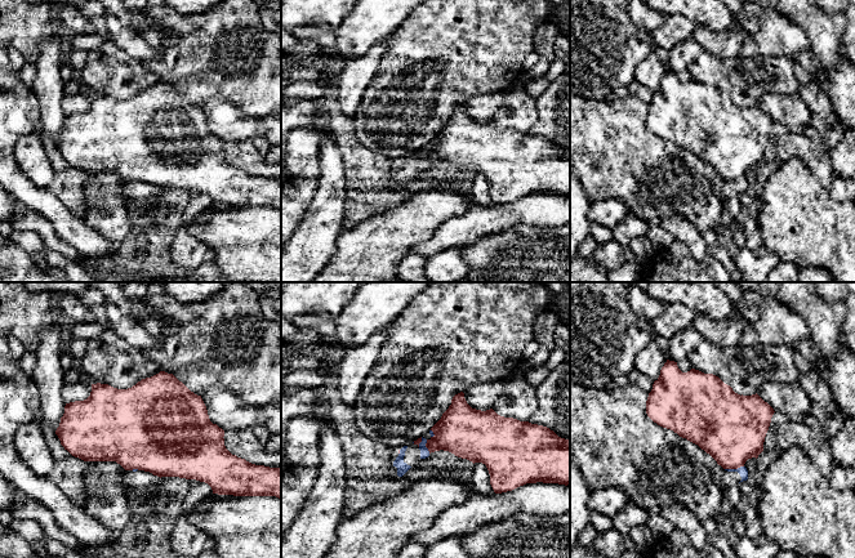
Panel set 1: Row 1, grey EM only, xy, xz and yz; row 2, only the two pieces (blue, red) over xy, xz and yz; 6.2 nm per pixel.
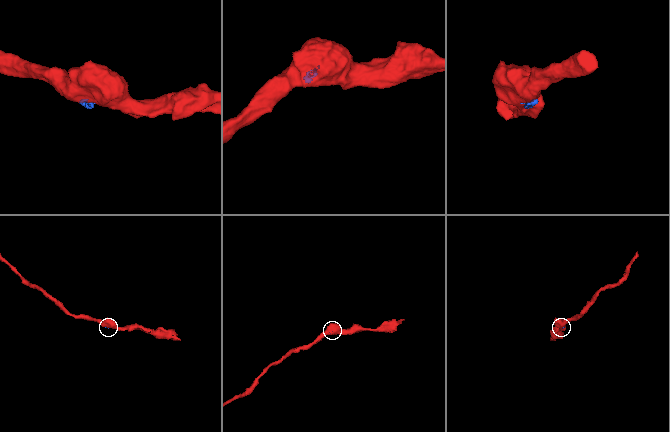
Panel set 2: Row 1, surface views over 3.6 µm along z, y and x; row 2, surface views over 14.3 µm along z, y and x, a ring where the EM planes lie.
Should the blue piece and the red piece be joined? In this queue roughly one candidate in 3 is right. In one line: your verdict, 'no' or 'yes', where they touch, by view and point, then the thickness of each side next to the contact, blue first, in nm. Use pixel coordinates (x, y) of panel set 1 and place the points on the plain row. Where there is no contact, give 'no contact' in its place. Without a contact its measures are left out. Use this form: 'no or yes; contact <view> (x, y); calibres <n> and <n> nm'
no; contact yz (734, 181); calibres 60 and 420 nm

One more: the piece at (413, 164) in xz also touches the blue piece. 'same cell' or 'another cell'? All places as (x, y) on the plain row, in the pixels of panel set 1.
same cell

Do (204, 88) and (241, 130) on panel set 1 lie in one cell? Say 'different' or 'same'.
different

